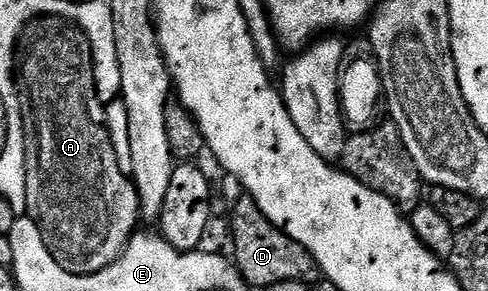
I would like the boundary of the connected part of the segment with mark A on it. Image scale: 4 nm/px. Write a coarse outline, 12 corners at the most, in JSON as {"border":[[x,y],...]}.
{"border":[[22,27],[26,214],[95,274],[140,222],[86,33]]}

